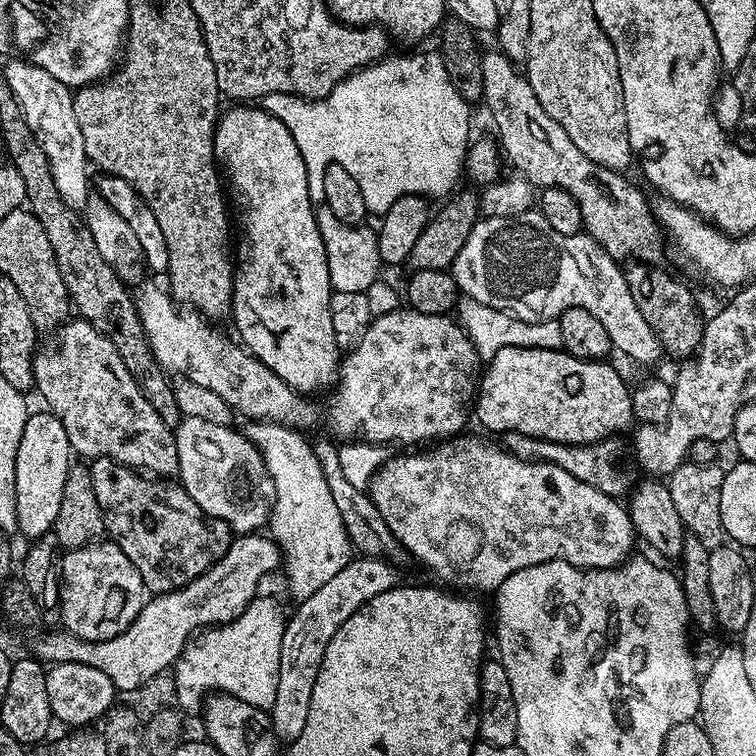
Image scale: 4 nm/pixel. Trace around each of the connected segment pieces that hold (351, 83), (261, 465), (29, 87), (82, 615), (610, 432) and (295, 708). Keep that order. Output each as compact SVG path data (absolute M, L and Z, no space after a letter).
M439 51L391 56L352 73L320 100L305 100L303 96L293 97L281 92L266 94L262 98L264 111L283 120L294 142L298 142L298 150L308 171L310 198L314 202L323 201L322 178L331 164L342 166L342 170L346 170L346 174L358 182L358 190L362 190L362 198L372 214L390 210L390 206L394 206L394 202L403 196L447 197L457 187L455 184L460 176L462 180L465 156L470 145L469 101L463 100L458 90L454 90Z
M185 415L180 424L174 429L176 445L178 446L178 473L179 483L183 484L185 490L198 502L198 506L206 514L214 518L222 518L232 527L236 534L256 534L260 528L269 523L272 515L272 507L276 502L276 491L274 482L270 478L270 470L266 470L266 462L260 451L248 441L243 431L227 428L216 420L207 420L204 416Z
M23 58L5 59L2 70L6 74L6 82L10 82L10 90L14 90L14 98L18 98L18 106L22 106L22 114L26 114L26 126L30 126L42 150L46 150L50 174L54 178L54 186L58 186L58 194L62 194L70 207L83 209L90 195L90 161L82 142L82 130L78 130L78 118L74 118L73 89L58 82L54 74Z
M93 542L84 548L65 551L58 564L58 596L59 592L63 627L83 640L105 640L122 634L122 630L136 621L146 603L146 589L134 562L130 562L120 547L111 542Z
M503 348L498 350L498 354L494 354L494 358L487 361L486 371L478 381L478 391L474 401L475 419L480 419L480 424L484 428L490 427L491 424L501 424L505 433L517 432L523 436L533 436L539 440L549 440L559 444L592 444L595 440L615 437L628 423L633 423L632 394L630 384L620 377L620 372L614 365L608 363L604 360L583 360L560 348Z
M372 556L353 558L346 566L342 566L342 570L338 570L338 574L334 574L334 578L330 578L330 582L326 582L326 586L314 590L310 598L295 605L296 613L293 616L291 613L282 634L278 698L274 698L274 706L270 709L277 741L297 740L302 730L306 730L314 682L318 678L318 670L322 666L330 638L334 638L342 622L346 622L346 618L350 618L350 614L354 614L363 604L370 602L370 598L401 583L395 571L399 572L387 560L376 560Z

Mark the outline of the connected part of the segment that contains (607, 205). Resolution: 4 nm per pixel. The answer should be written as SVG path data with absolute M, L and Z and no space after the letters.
M499 50L483 53L486 105L496 123L496 132L500 135L498 144L507 163L509 160L516 167L513 169L537 189L558 187L572 194L581 208L583 231L599 244L607 256L617 262L633 260L656 264L665 241L652 215L650 200L627 180L627 175L586 158L586 154L570 142L568 130L558 126L558 122L542 110L542 102L538 102L527 75L516 68L519 67Z

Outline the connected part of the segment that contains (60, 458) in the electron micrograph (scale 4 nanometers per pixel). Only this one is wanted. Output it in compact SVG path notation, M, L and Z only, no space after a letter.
M47 410L33 411L22 430L22 442L18 442L18 458L14 462L16 527L19 535L29 536L29 541L35 542L55 529L58 510L62 510L62 490L66 490L66 478L70 467L68 459L73 459L73 456L70 438L66 438L66 429L63 428L62 422L58 422L54 413Z

